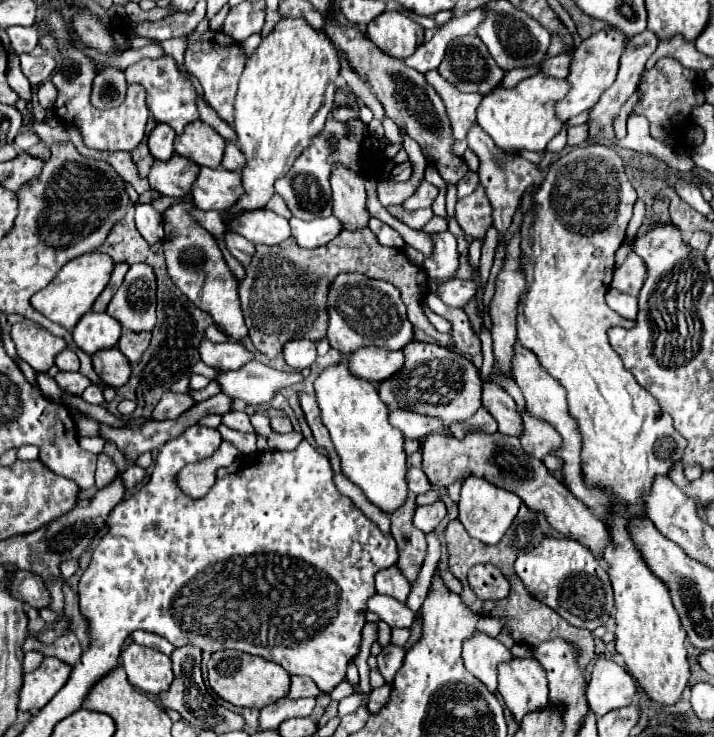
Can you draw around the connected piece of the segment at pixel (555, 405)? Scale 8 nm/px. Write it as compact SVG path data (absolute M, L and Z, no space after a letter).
M519 341L515 343L515 355L511 359L511 377L513 381L519 385L519 389L523 391L525 397L525 405L527 409L545 419L547 423L551 423L563 437L563 445L553 453L557 457L561 457L565 461L563 465L563 481L567 483L569 491L575 493L575 497L579 497L597 517L603 517L609 509L613 509L613 505L617 505L615 501L611 501L611 493L609 491L601 491L601 489L589 489L583 483L583 473L581 473L581 435L577 429L577 423L571 419L569 411L567 411L567 399L565 399L565 389L559 381L555 381L537 361L535 353L531 353L529 349L525 349L523 345L519 345Z

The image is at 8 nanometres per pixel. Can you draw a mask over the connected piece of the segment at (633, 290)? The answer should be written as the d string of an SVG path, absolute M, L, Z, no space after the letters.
M635 251L629 253L627 261L615 269L615 277L613 277L613 283L611 287L627 293L627 295L633 295L637 297L643 283L645 283L647 269L645 269L645 263L643 259L639 259L635 255Z

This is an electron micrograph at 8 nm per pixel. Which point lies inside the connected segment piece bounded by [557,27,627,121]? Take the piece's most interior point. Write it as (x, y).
(594, 67)

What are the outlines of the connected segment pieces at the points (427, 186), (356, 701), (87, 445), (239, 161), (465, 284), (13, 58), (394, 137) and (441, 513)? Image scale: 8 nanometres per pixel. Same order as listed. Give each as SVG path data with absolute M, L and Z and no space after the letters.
M421 179L419 187L415 189L415 193L413 193L409 199L405 199L405 201L401 203L401 207L403 207L405 211L415 211L415 209L422 209L426 206L432 206L437 195L439 195L439 189L437 189L435 185L431 185L429 181Z
M355 691L353 695L341 700L338 706L338 716L345 716L349 713L355 712L363 701L369 701L370 694L371 693L367 693L367 695L361 695Z
M81 437L79 439L79 445L85 449L85 451L91 451L91 453L101 453L103 449L103 437Z
M227 143L227 149L225 149L225 157L223 157L223 163L221 163L225 169L229 171L239 171L243 169L243 153L239 153L239 149L233 145L233 143Z
M429 279L429 289L435 291L451 307L463 307L477 293L475 283L463 279L451 279L441 285L435 285L435 279Z
M13 54L9 56L9 72L7 76L10 87L17 92L19 98L27 101L27 110L32 110L32 91L28 79L23 74L20 67L20 60L18 55Z
M383 117L383 129L385 129L385 137L391 141L391 145L403 141L403 137L399 133L399 127L389 117Z
M437 501L433 505L419 505L415 509L413 523L423 533L429 533L429 531L433 531L441 523L443 517L445 517L445 503L443 501Z

